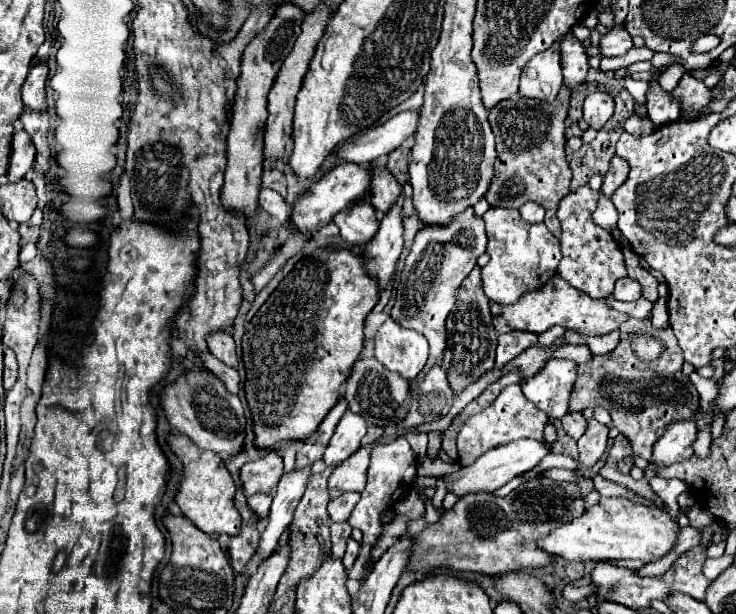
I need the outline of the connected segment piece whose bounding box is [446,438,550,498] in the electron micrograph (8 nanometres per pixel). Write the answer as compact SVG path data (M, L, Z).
M524 438L524 440L516 440L512 444L504 444L504 446L498 446L498 448L492 448L488 450L486 454L482 454L474 464L462 468L460 472L454 472L454 474L448 474L446 480L448 480L448 490L456 492L456 496L464 496L464 494L470 494L470 492L494 492L498 490L500 486L504 486L508 480L516 478L520 472L528 472L528 470L534 470L540 460L550 452L550 444L546 442L536 442L532 438Z

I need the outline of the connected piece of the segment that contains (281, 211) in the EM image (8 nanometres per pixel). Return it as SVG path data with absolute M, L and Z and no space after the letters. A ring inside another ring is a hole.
M264 188L260 192L260 206L262 210L266 210L270 216L278 216L280 218L280 224L288 224L288 218L290 218L290 208L286 204L286 200L276 192L276 190L270 190L270 188Z

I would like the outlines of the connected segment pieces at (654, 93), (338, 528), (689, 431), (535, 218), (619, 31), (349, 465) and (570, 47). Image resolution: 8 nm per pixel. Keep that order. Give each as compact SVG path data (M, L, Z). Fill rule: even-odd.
M654 76L654 80L650 82L650 90L648 90L648 116L652 118L652 122L656 126L664 126L668 122L676 122L680 116L680 102L672 100L668 94L664 94L664 90L658 86L656 82L658 76Z
M344 522L344 524L330 524L330 542L332 542L330 558L342 560L342 556L346 552L346 540L350 538L350 532L352 532L352 528L348 526L348 522Z
M702 408L696 410L692 418L668 424L664 434L656 440L652 450L652 460L644 470L644 478L650 480L658 476L660 466L672 466L674 462L684 462L694 454L694 442L698 436L698 418L702 416Z
M528 202L520 208L520 214L526 222L542 222L544 220L544 208L536 202Z
M614 26L608 34L602 36L600 40L600 52L604 56L622 56L626 54L630 48L634 46L632 36L628 34L628 30L624 30L622 26Z
M378 440L362 446L356 454L352 454L352 458L336 466L328 478L328 490L338 488L342 492L362 492L370 466L370 452L374 450L374 446L378 446Z
M570 34L562 40L562 72L564 72L564 86L570 86L570 90L578 90L588 76L590 64L588 56L584 52L584 46L578 38Z

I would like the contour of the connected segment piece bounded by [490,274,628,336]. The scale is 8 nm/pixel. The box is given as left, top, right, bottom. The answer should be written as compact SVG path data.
M558 274L550 278L544 288L524 294L516 304L502 306L502 304L490 304L492 310L492 324L496 332L510 332L510 330L528 330L534 334L546 332L550 326L560 324L568 330L576 330L588 336L604 336L608 332L614 332L622 326L622 322L628 320L628 314L618 312L606 304L606 298L590 298L586 292L572 288L566 280L562 280Z

